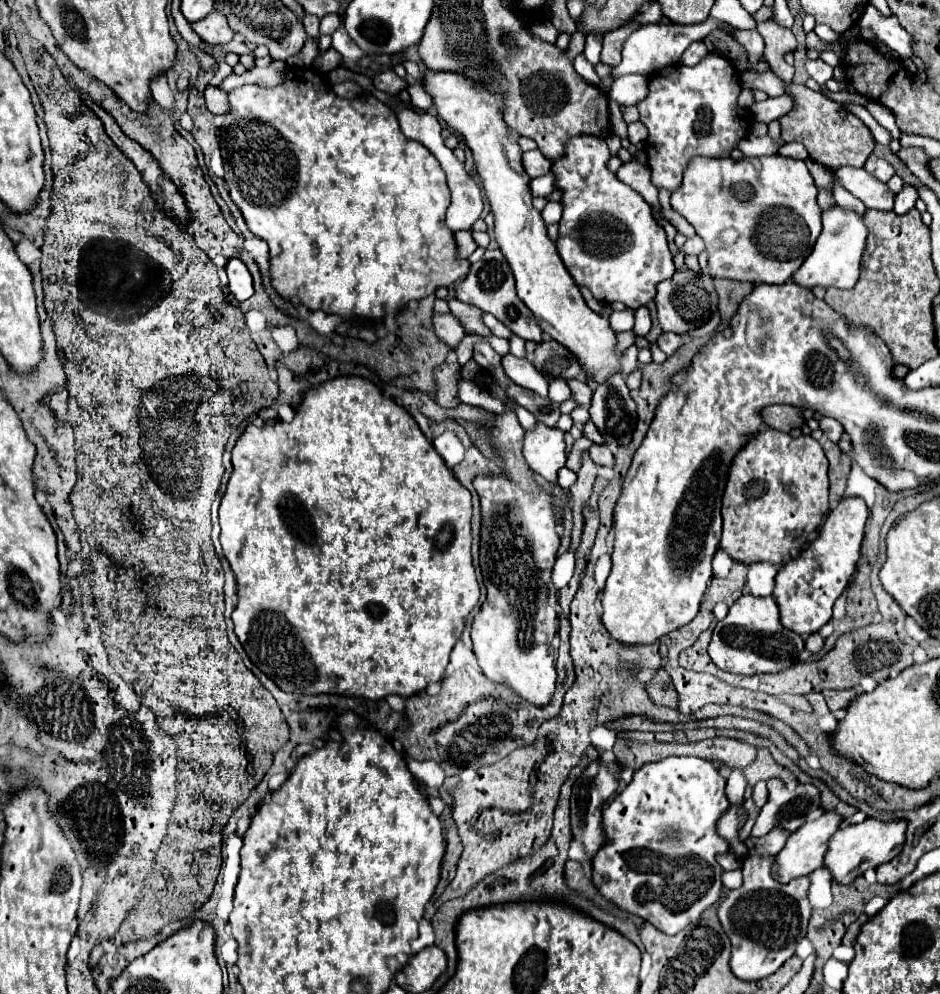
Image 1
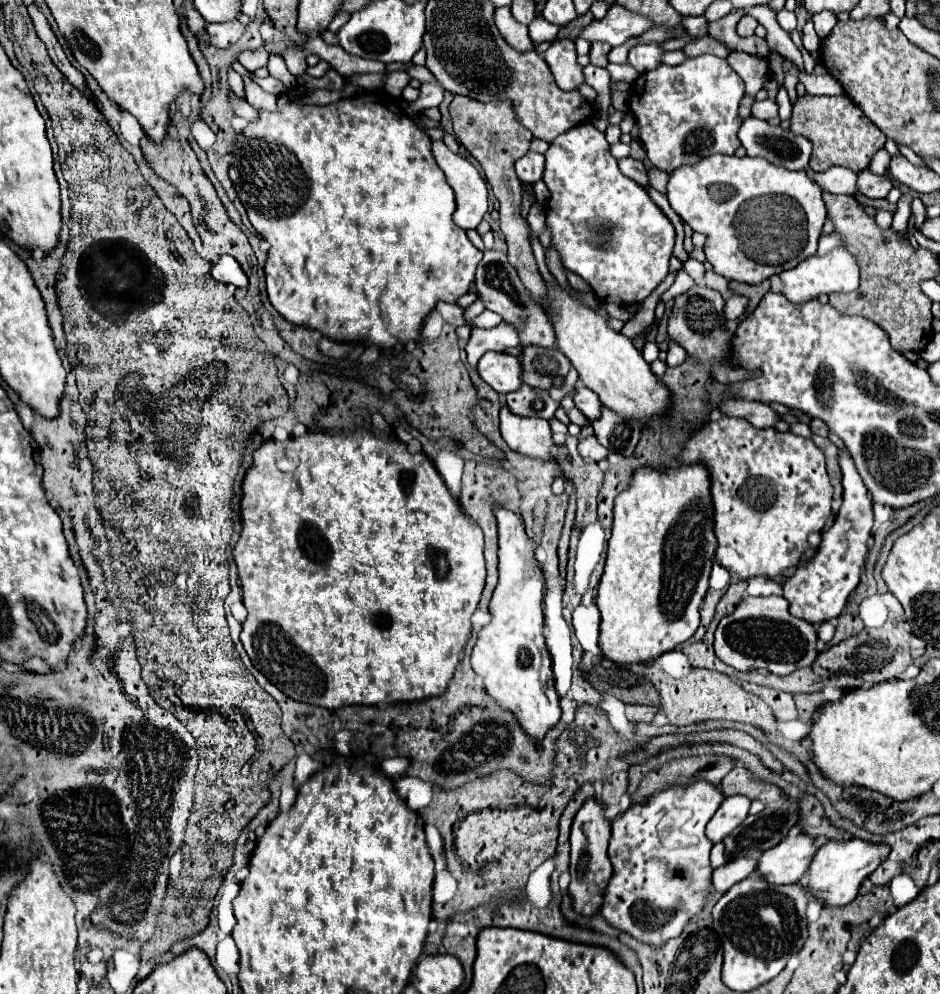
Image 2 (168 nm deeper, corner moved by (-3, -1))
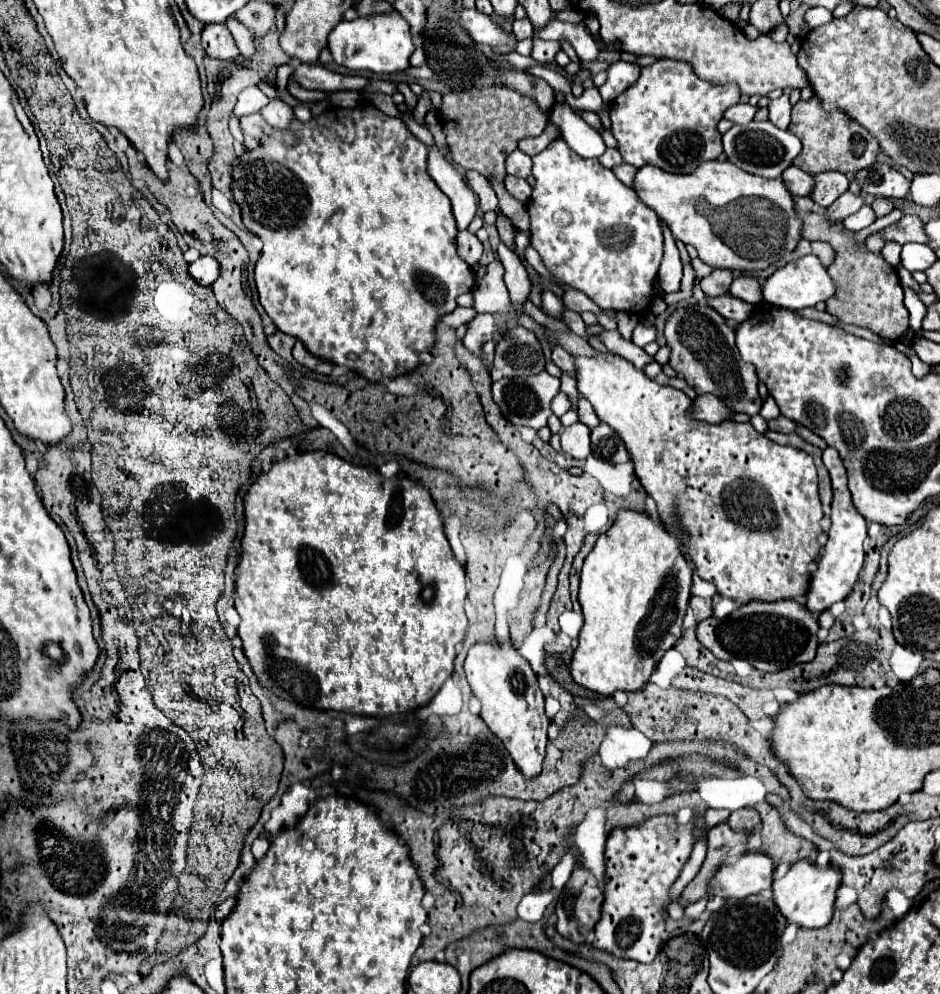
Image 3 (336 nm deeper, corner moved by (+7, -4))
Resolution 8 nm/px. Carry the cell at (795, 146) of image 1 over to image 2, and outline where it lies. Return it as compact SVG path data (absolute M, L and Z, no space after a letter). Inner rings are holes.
M748 117L742 121L738 139L750 157L762 157L772 165L790 171L808 167L812 143L806 137L792 133L790 129Z

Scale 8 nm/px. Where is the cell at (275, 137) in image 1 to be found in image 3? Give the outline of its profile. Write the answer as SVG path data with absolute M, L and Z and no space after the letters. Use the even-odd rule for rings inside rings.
M372 104L328 110L320 116L314 116L310 122L300 122L294 118L288 130L296 136L296 144L286 146L284 130L272 130L258 148L250 148L242 156L238 156L240 164L232 168L232 194L242 210L242 222L264 242L262 256L256 262L256 288L260 304L278 330L302 340L304 346L318 358L330 360L338 366L348 366L370 382L380 382L382 378L396 378L398 374L412 372L420 364L416 352L428 352L434 344L434 324L438 322L438 318L446 312L452 312L456 308L456 296L462 292L470 292L476 284L472 268L456 252L458 230L450 212L450 200L446 200L442 190L430 180L426 172L428 146L420 142L402 120L386 116Z

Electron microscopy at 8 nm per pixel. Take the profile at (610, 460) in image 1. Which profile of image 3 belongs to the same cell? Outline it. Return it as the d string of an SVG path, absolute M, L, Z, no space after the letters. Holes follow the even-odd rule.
M576 422L560 434L562 450L570 454L576 460L584 460L590 454L590 428L586 428L582 422Z

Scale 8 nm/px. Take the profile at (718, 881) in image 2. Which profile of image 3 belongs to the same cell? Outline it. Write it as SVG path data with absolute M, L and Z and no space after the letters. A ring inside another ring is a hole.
M700 898L698 902L694 902L694 904L690 904L690 906L686 908L686 916L688 916L690 920L700 918L702 910L706 910L706 904L708 904L708 898Z

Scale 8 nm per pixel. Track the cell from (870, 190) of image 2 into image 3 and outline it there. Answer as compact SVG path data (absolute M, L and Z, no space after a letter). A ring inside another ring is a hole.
M846 190L832 206L826 208L826 214L830 216L830 220L844 220L846 216L858 212L864 206L864 198L860 194L852 194L850 190Z

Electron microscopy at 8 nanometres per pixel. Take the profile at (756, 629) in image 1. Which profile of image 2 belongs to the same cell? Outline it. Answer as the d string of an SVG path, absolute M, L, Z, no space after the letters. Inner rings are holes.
M746 597L742 599L734 613L722 617L714 637L716 655L730 667L738 671L766 669L776 675L790 675L796 669L808 667L814 663L816 651L816 629L812 623L806 623L798 617L792 617L788 611L788 601L784 597Z

